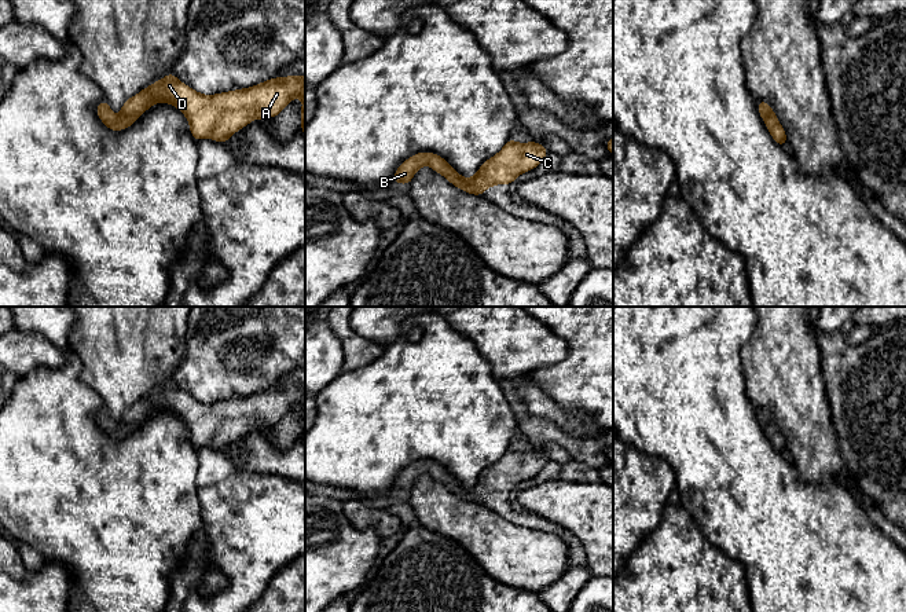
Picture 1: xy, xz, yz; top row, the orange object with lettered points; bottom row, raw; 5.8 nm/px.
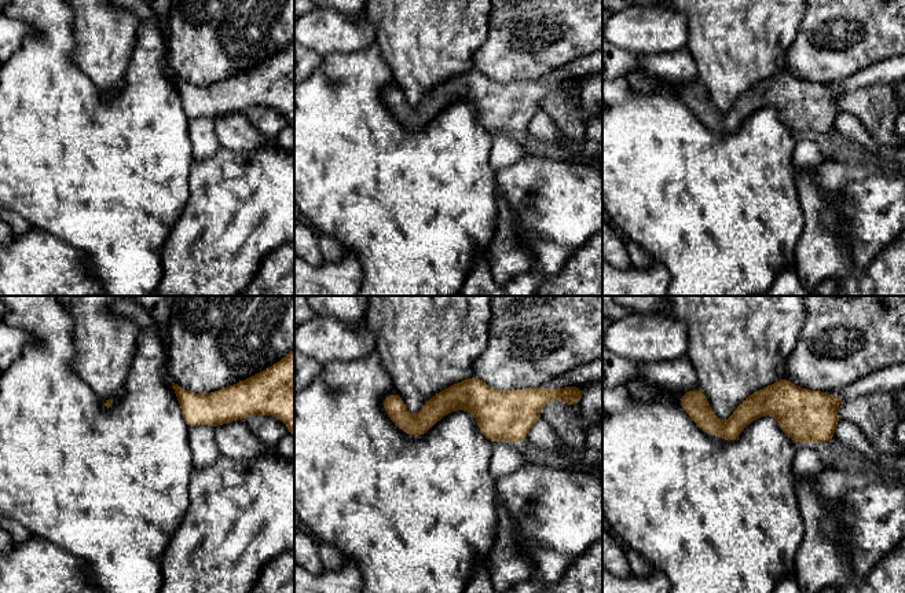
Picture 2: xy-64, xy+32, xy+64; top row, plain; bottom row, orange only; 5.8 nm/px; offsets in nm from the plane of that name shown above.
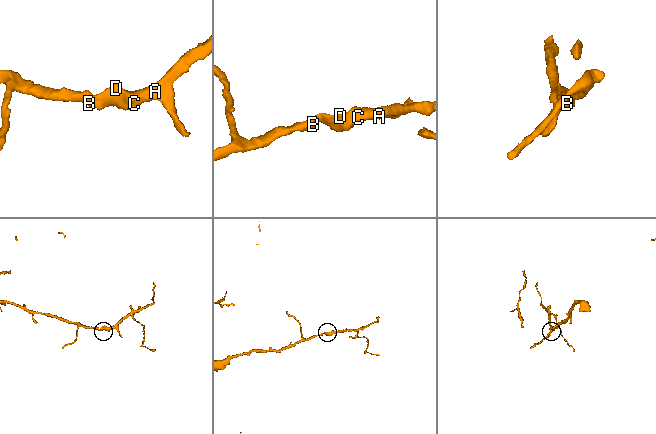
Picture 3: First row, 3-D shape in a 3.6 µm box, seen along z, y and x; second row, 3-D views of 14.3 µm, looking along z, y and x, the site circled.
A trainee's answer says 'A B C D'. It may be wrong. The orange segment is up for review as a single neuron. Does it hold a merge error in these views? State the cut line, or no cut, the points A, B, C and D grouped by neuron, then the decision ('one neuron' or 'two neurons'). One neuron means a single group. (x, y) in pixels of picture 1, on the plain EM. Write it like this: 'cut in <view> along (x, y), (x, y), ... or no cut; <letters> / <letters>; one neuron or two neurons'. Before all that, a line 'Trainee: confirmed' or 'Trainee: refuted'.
Trainee: confirmed
no cut; A B C D; one neuron

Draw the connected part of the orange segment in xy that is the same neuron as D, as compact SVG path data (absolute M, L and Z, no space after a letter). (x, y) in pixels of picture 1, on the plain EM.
M168 381L126 407L118 425L104 407L98 411L96 422L110 439L118 440L128 437L153 413L164 410L186 424L195 450L213 447L227 452L230 444L254 426L276 425L294 406L304 410L300 424L305 444L305 384L274 385L249 396L203 403Z

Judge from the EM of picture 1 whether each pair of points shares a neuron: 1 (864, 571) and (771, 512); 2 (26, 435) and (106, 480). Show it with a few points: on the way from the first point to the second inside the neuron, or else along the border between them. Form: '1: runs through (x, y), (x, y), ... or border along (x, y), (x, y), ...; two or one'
1: runs through (840, 571), (831, 571), (795, 535); one
2: runs through (46, 454), (72, 480), (87, 480); one

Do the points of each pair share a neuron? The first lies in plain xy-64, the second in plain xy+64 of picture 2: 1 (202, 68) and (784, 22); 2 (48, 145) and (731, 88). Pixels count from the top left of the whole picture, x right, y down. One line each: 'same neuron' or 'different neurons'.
1: different neurons
2: different neurons

